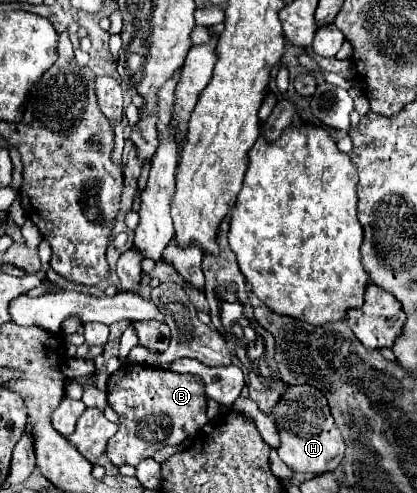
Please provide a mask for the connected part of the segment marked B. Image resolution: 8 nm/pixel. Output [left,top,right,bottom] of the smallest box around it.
[105,362,207,466]

